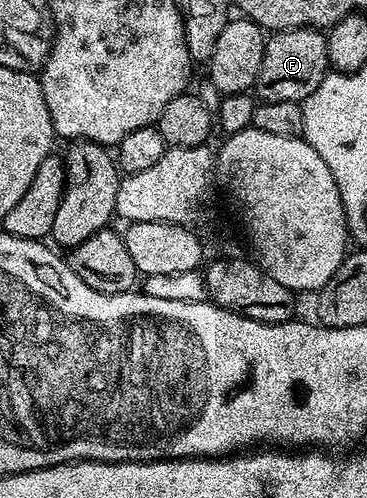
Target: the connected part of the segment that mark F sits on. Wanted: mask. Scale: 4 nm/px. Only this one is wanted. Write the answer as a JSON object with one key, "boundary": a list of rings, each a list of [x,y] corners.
{"boundary":[[[290,28],[286,32],[275,33],[264,46],[262,70],[258,70],[258,78],[254,85],[255,95],[266,104],[300,104],[310,94],[314,94],[314,90],[318,90],[318,86],[330,72],[327,41],[327,35],[314,28]]]}

